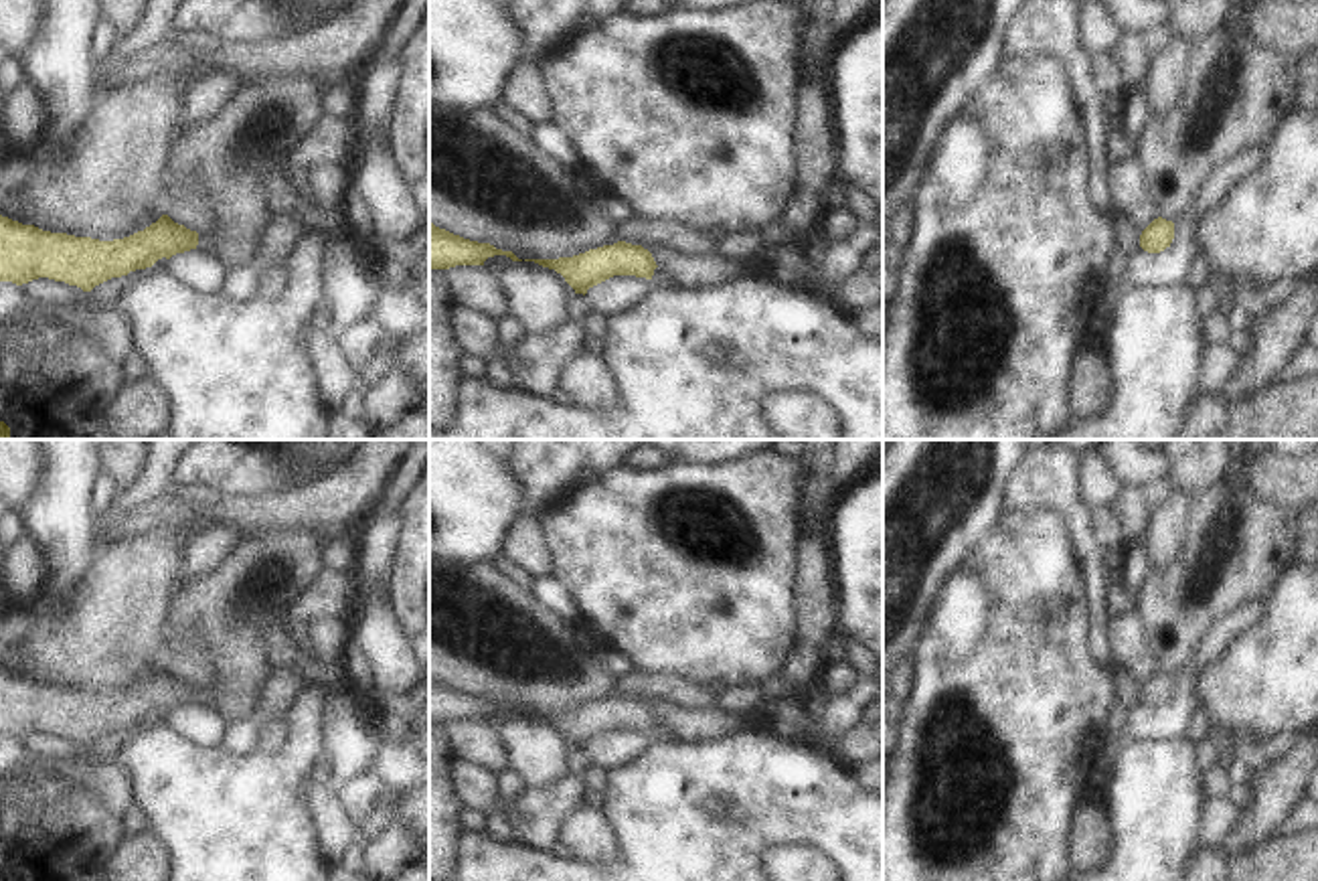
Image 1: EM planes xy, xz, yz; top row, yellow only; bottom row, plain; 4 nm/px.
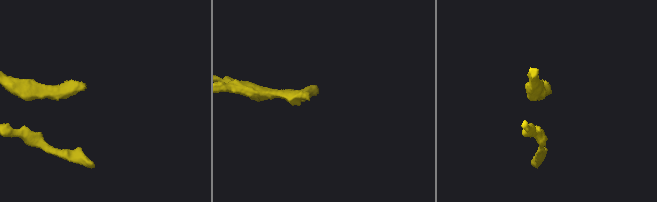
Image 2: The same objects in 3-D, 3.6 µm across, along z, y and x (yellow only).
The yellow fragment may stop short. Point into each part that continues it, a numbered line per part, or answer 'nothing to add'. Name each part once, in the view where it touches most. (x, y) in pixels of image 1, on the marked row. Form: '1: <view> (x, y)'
1: xz (661, 278)

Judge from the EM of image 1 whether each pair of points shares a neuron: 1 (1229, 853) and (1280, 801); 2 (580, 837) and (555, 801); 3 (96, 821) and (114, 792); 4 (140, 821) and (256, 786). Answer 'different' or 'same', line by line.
1: same
2: different
3: different
4: different

